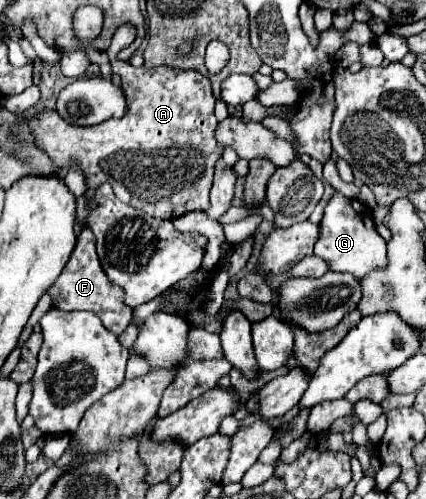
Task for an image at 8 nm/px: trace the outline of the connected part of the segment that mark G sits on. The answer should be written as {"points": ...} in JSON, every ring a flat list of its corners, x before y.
{"points":[[340,192,330,198,324,210,324,218,320,222,320,238,314,246,314,254,324,258,332,272,350,272,358,280,362,280,372,270,384,270,388,266,386,240,376,230,372,210,360,200,346,198]]}

